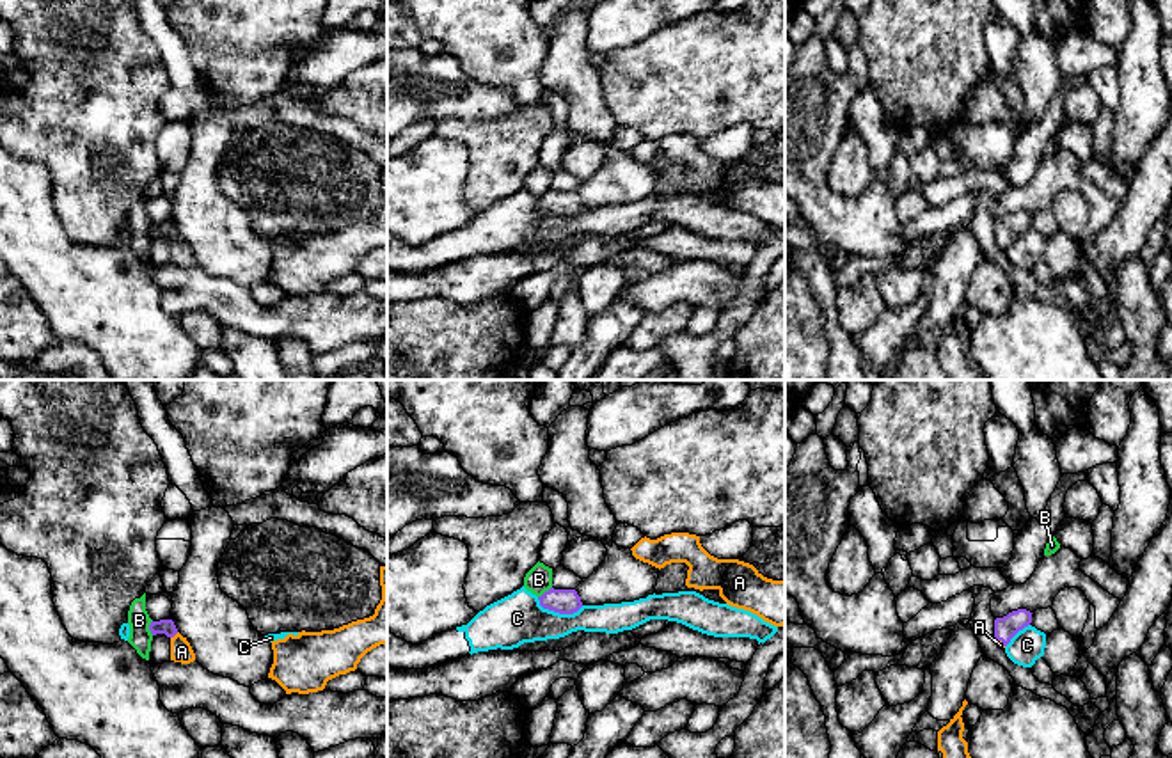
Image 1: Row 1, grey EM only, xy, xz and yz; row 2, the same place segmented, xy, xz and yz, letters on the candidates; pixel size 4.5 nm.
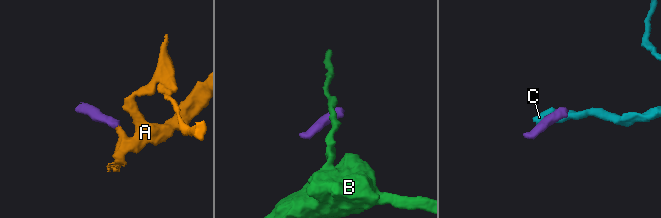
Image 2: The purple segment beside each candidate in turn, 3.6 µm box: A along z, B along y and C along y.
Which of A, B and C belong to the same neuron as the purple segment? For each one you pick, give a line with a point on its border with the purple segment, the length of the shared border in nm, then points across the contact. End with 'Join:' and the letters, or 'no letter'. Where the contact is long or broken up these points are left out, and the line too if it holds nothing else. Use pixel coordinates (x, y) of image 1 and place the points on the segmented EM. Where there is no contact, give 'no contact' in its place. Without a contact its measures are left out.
A: contact xy (174, 634); length 50 nm; way xy (167, 627), (174, 634), (182, 652)
Join: A

